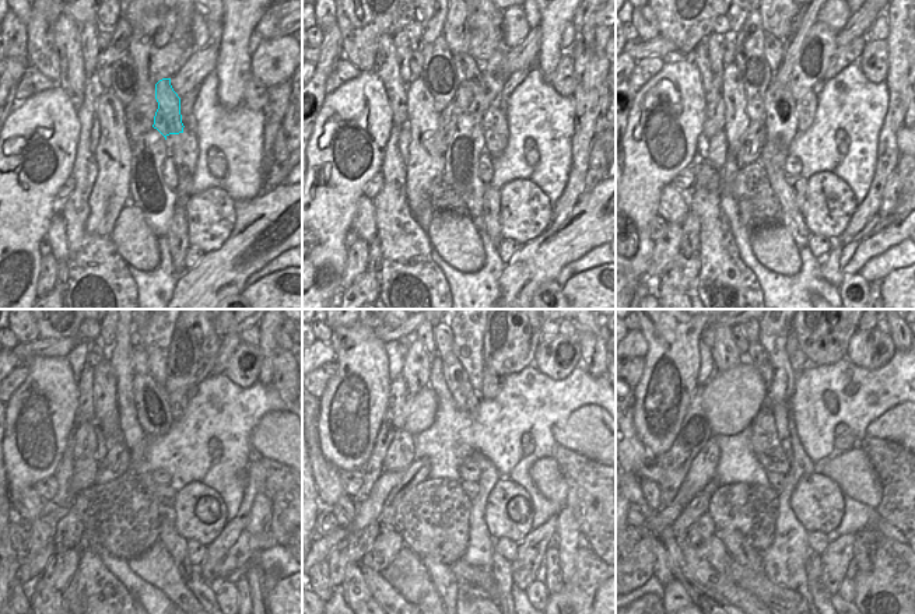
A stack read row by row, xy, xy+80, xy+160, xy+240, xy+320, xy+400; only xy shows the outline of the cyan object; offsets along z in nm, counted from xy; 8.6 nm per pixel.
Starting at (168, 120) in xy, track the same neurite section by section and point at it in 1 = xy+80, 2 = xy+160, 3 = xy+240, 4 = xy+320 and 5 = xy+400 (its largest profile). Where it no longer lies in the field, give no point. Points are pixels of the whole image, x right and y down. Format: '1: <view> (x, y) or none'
1: xy+80 (486, 84)
2: xy+160 (813, 59)
3: xy+240 (195, 344)
4: xy+320 (511, 337)
5: xy+400 (824, 337)

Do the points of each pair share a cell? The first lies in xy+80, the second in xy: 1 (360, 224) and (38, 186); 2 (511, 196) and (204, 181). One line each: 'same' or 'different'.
1: different
2: different

